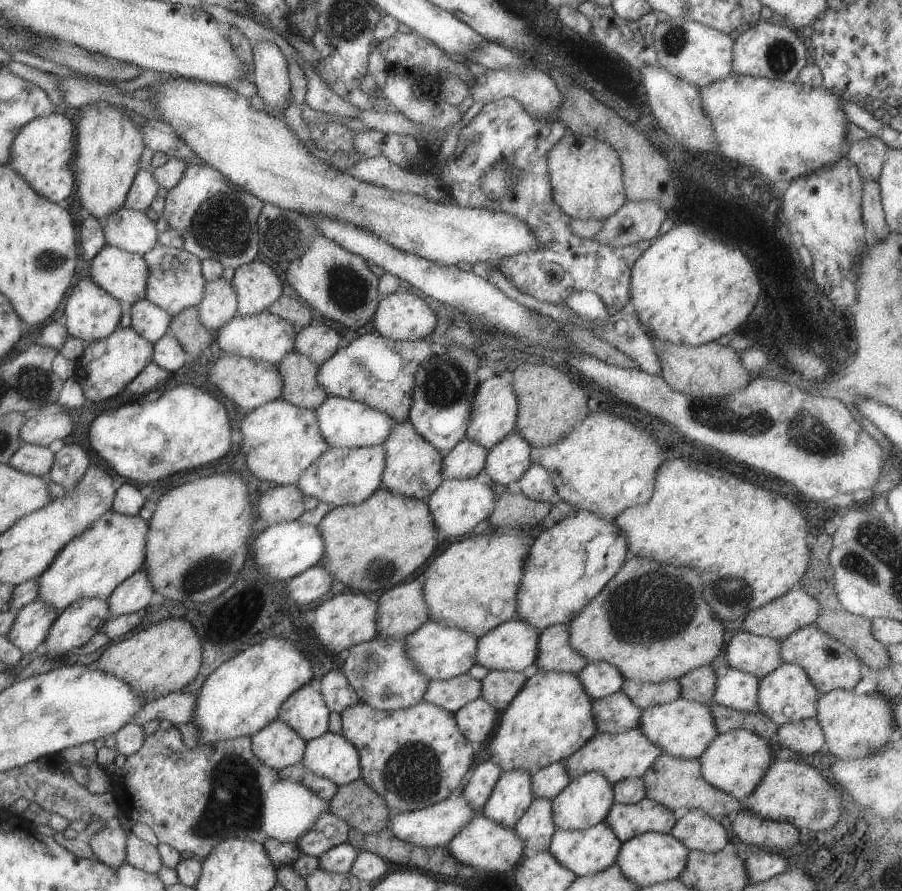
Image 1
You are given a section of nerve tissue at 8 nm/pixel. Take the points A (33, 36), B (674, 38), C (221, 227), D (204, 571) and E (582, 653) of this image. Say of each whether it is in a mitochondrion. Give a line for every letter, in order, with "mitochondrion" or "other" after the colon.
A: other
B: mitochondrion
C: mitochondrion
D: mitochondrion
E: other

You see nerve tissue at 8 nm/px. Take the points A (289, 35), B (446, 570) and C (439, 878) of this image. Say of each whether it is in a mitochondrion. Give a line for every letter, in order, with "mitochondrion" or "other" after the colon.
A: other
B: other
C: other

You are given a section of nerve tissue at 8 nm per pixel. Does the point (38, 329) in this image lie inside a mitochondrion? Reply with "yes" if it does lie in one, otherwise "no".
no

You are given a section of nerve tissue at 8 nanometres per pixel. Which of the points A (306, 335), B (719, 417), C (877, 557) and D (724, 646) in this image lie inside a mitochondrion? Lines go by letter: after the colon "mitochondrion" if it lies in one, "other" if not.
A: other
B: mitochondrion
C: mitochondrion
D: other

